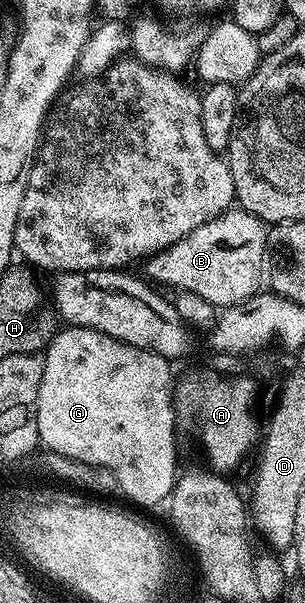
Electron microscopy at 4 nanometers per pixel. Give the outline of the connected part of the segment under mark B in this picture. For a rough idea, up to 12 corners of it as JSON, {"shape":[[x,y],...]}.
{"shape":[[222,213],[146,258],[146,276],[216,307],[264,284],[267,235]]}

